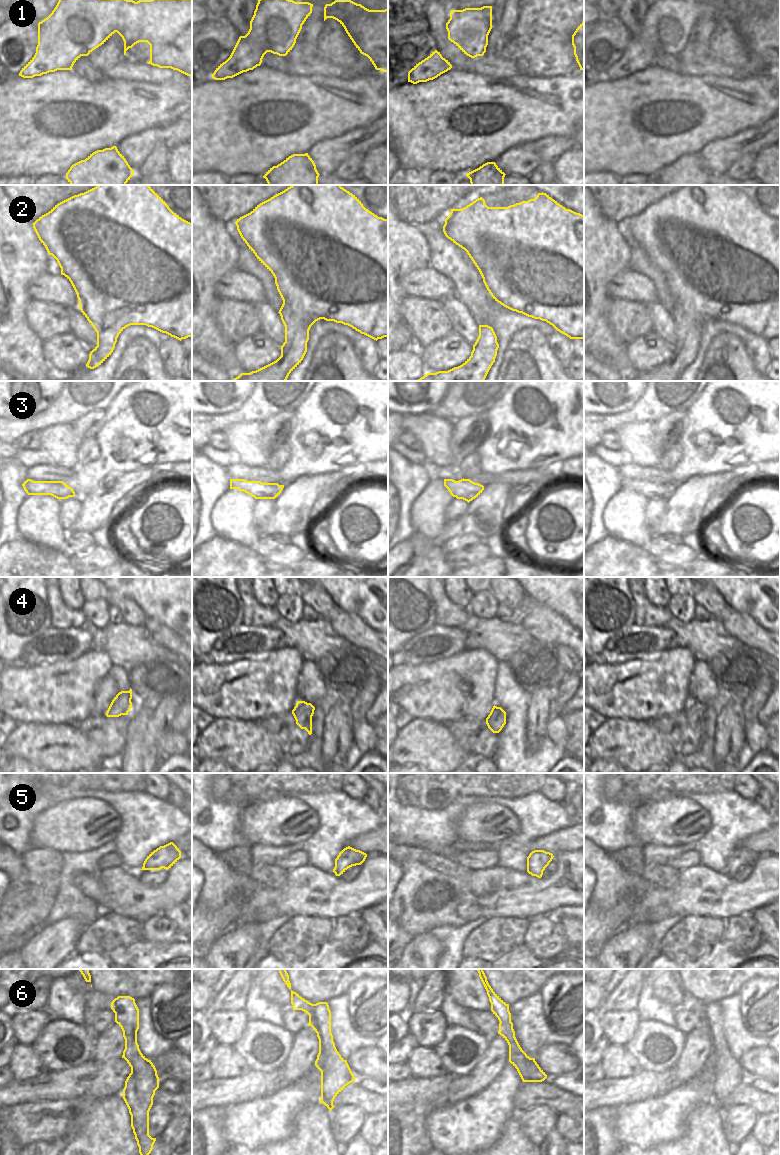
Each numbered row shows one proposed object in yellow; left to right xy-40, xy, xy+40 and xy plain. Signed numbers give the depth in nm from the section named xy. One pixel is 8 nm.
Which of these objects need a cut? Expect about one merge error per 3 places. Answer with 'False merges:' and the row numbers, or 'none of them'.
False merges: 6

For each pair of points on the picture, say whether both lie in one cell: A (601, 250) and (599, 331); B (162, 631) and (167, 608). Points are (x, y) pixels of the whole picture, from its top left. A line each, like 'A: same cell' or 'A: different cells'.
A: same cell
B: different cells

